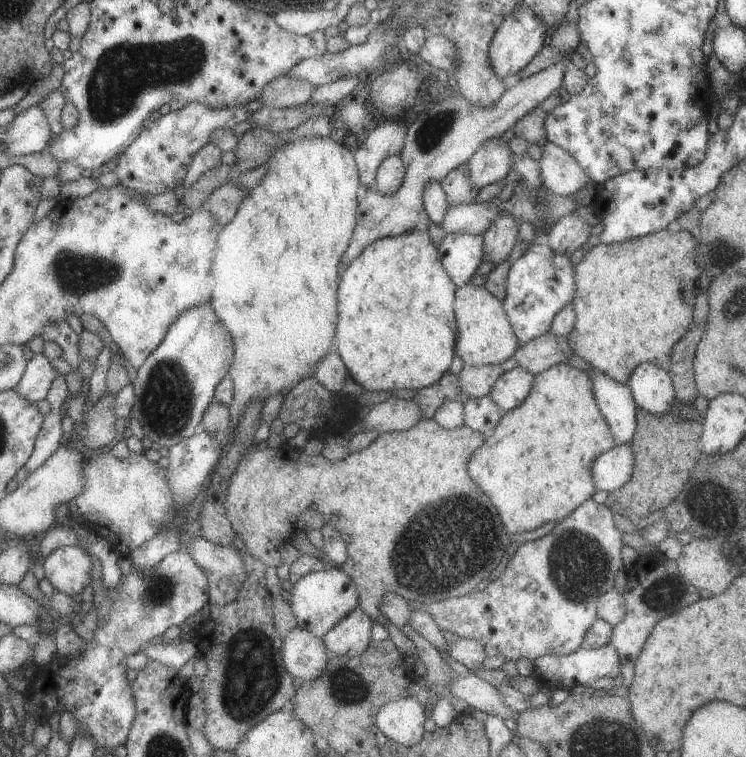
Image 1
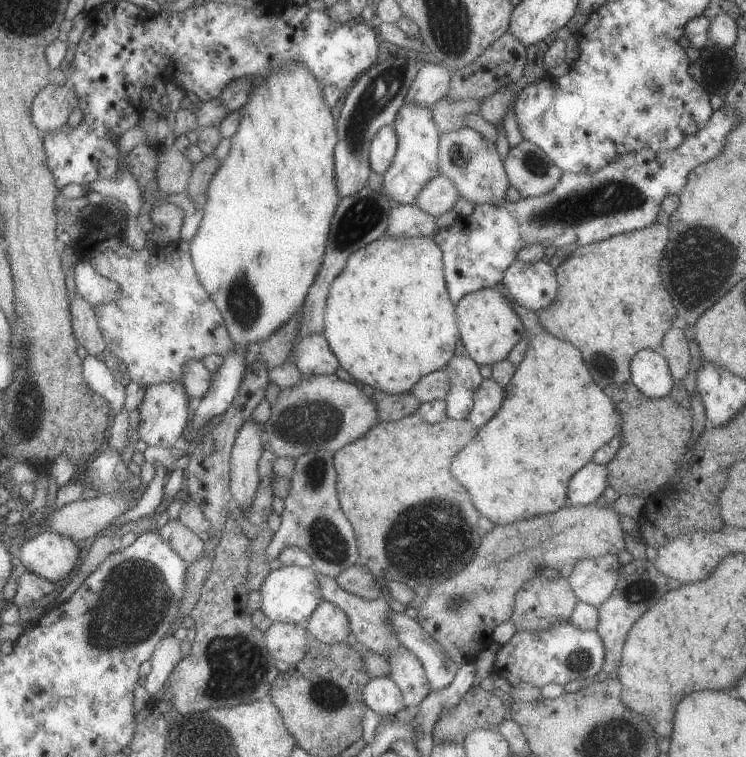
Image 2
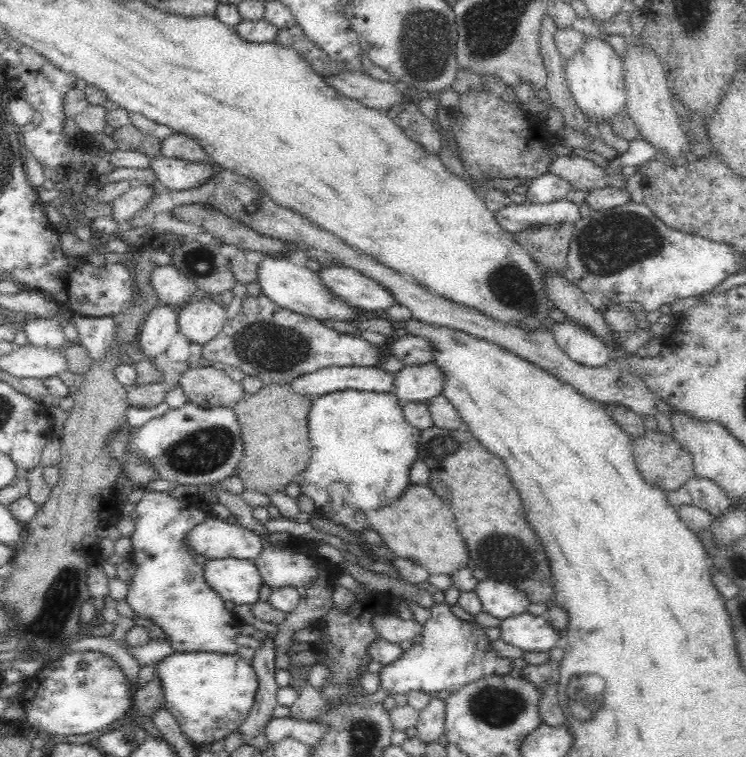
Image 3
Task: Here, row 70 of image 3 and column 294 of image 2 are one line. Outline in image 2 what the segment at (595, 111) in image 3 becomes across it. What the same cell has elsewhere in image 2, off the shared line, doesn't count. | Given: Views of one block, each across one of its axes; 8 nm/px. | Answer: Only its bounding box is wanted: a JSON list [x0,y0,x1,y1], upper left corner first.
[261,565,324,623]

